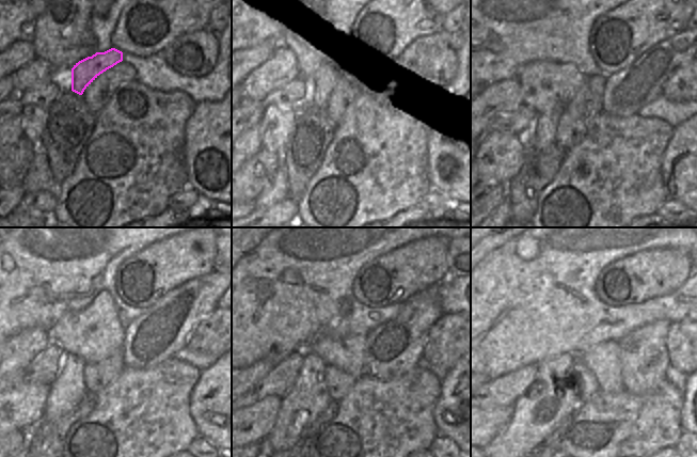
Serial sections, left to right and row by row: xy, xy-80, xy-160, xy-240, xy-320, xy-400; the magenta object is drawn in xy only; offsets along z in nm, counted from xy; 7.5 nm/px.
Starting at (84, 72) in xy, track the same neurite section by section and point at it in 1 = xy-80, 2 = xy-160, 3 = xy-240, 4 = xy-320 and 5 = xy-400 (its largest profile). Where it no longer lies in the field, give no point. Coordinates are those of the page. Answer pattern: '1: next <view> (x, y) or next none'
1: next xy-80 (318, 90)
2: next xy-160 (545, 124)
3: next xy-240 (67, 391)
4: next xy-320 (309, 396)
5: next xy-400 (550, 399)

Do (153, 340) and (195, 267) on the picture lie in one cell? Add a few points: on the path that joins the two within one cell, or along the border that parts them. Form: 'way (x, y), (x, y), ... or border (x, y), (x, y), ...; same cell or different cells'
border (210, 271), (192, 278), (164, 293); different cells

